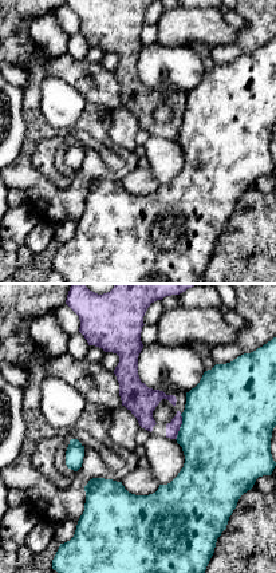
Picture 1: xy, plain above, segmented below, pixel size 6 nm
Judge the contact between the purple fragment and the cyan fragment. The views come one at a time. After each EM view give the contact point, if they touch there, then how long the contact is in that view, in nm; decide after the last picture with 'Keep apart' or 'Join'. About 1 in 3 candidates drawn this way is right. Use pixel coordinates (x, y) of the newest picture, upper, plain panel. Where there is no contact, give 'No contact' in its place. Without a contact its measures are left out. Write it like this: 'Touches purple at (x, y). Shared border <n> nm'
Touches purple at (180, 126). Shared border 160 nm

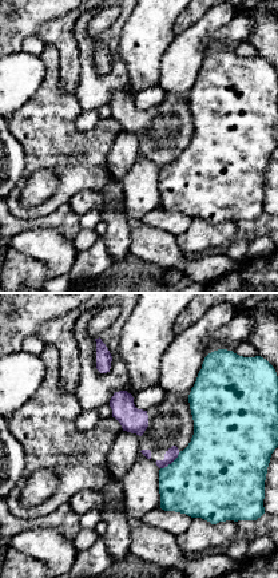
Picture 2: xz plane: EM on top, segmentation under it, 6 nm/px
Touches purple at (170, 163). Shared border 160 nm

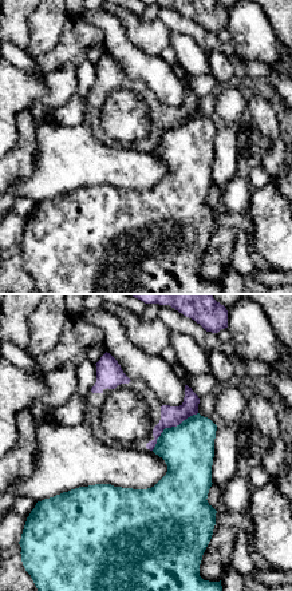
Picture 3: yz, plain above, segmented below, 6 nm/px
Touches purple at (170, 127). Shared border 360 nm

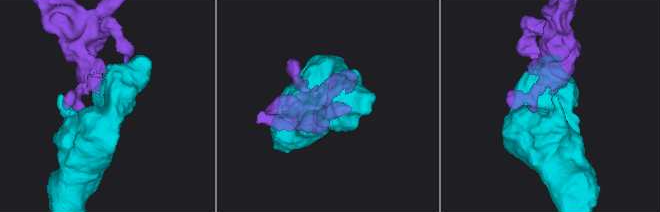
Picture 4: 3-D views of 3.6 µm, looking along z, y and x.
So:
Keep apart

